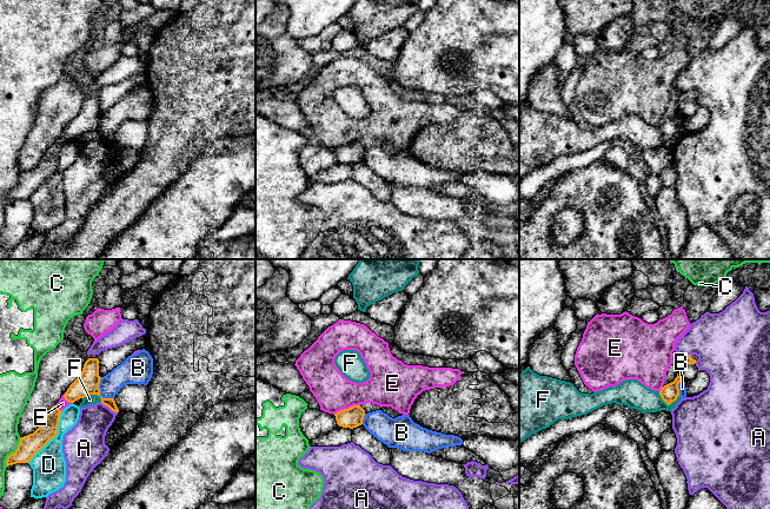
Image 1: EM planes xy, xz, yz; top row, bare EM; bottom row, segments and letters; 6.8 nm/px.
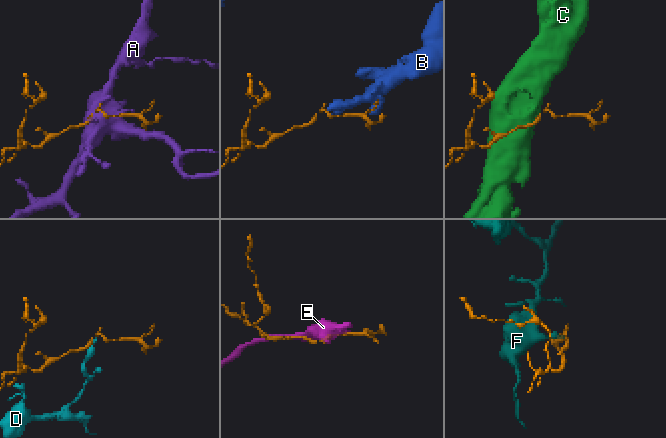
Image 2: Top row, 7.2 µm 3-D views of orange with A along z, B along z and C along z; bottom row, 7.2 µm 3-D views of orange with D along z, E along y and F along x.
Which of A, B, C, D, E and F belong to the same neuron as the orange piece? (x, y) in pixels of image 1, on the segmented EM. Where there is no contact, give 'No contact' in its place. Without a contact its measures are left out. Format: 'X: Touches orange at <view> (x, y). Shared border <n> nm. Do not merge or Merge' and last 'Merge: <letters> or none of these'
A: Touches orange at xy (108, 407). Shared border 140 nm. Do not merge
B: Touches orange at xy (99, 392). Shared border 180 nm. Do not merge
C: Touches orange at xy (13, 453). Shared border 220 nm. Do not merge
D: Touches orange at xy (52, 437). Shared border 420 nm. Do not merge
E: Touches orange at xz (346, 409). Shared border 200 nm. Do not merge
F: Touches orange at yz (666, 403). Shared border 150 nm. Do not merge
Merge: none of these

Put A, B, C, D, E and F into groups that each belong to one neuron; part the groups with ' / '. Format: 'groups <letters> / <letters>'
groups A / B / C / D / E / F

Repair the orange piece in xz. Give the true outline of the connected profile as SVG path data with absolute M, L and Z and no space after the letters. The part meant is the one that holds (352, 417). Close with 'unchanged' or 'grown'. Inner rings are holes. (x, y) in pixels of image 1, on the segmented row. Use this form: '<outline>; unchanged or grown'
M353 405L334 414L337 424L343 428L357 428L363 424L365 410L360 405Z; unchanged

